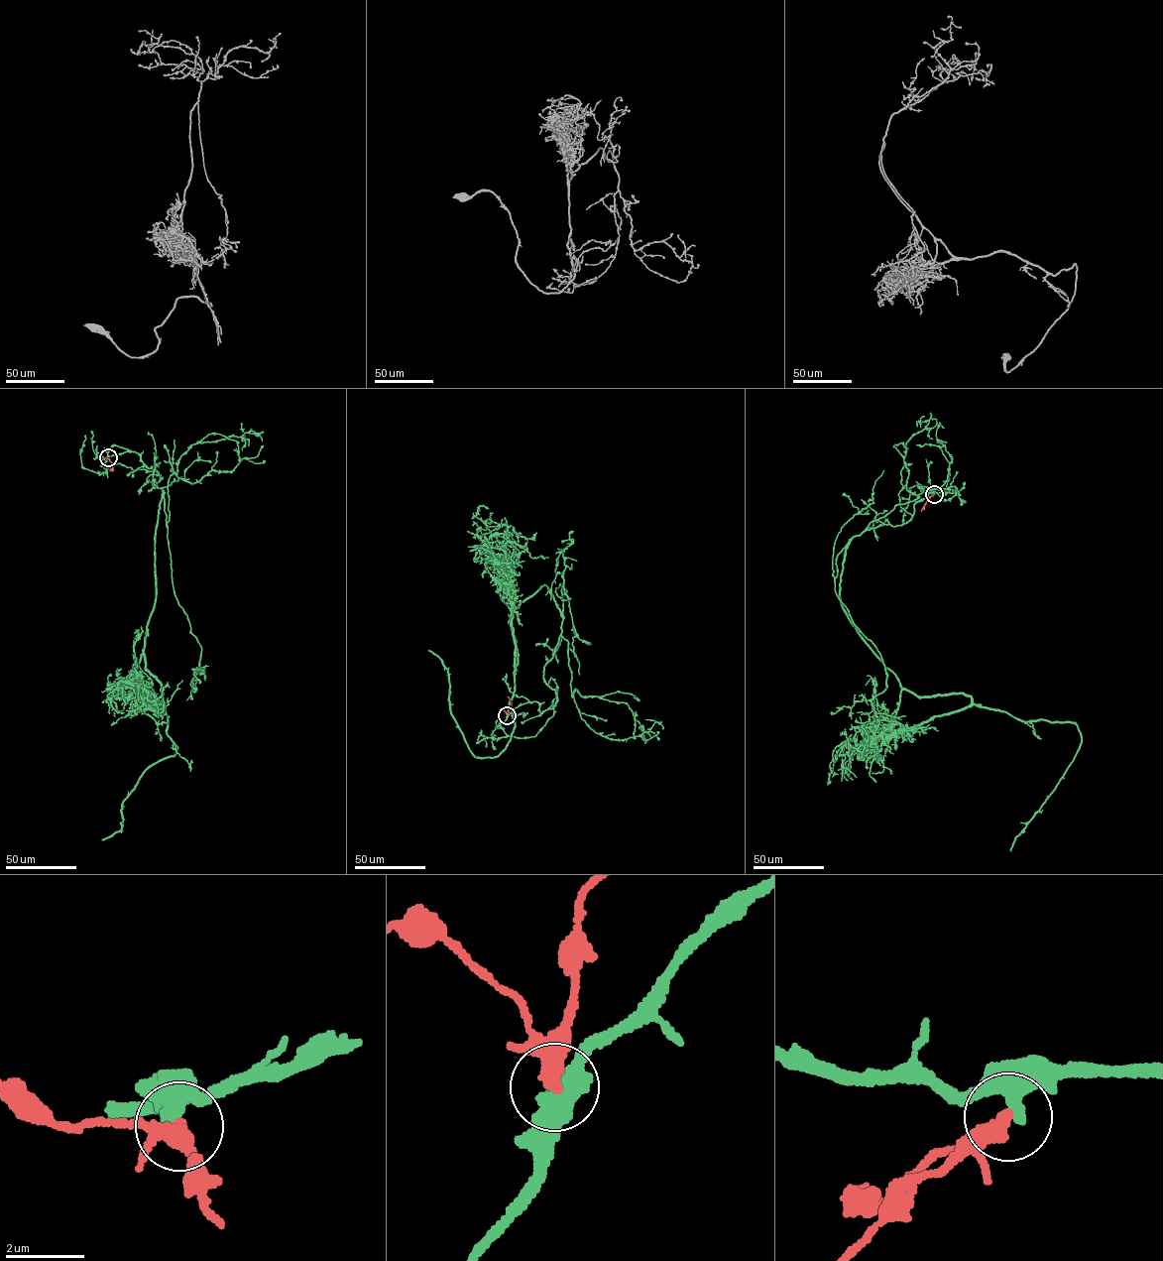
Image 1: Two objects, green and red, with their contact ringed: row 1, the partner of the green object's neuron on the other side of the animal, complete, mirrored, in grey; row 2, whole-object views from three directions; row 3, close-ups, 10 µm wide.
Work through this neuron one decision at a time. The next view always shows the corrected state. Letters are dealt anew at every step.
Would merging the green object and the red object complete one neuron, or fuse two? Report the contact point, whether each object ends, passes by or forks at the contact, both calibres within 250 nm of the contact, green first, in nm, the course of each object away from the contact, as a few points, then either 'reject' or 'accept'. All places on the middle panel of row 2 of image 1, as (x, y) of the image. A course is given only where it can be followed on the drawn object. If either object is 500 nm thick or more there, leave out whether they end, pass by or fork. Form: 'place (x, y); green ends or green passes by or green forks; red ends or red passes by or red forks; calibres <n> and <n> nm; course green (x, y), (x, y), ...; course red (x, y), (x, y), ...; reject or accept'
place (507, 715); green ends; red ends; calibres 420 and 440 nm; course green (507, 715), (556, 701), (545, 584), (511, 610), (497, 756), (470, 751), (428, 651); course red (508, 715), (511, 703), (508, 696); reject

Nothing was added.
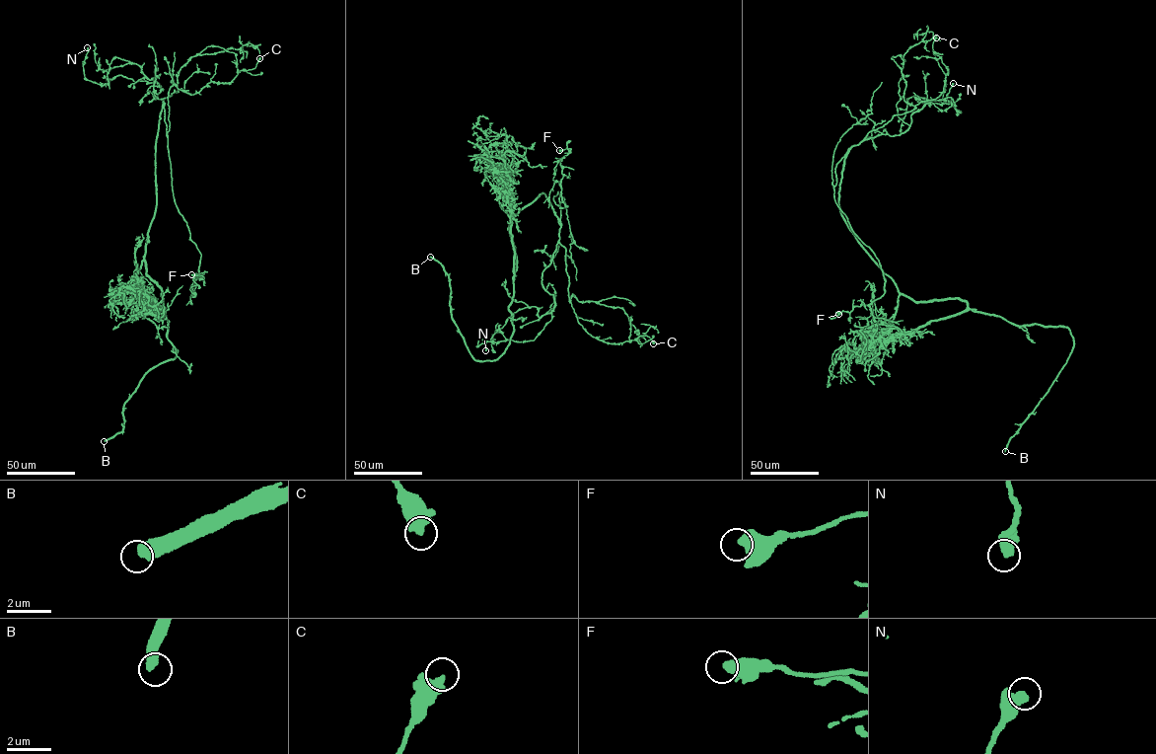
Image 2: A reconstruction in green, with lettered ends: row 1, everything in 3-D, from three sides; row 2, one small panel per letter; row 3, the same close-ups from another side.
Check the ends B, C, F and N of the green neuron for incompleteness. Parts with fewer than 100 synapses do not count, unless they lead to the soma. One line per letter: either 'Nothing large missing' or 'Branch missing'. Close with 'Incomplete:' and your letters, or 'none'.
B: Branch missing
C: Nothing large missing
F: Nothing large missing
N: Nothing large missing
Incomplete: B

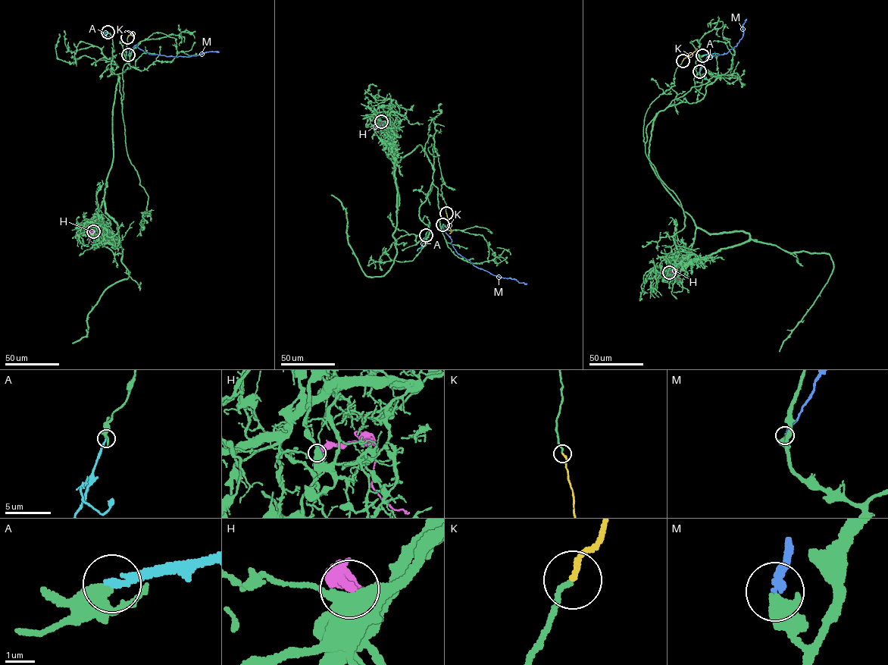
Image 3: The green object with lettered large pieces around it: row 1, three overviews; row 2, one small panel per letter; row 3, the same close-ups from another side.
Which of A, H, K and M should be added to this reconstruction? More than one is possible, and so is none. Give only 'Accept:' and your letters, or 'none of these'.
Accept: K

